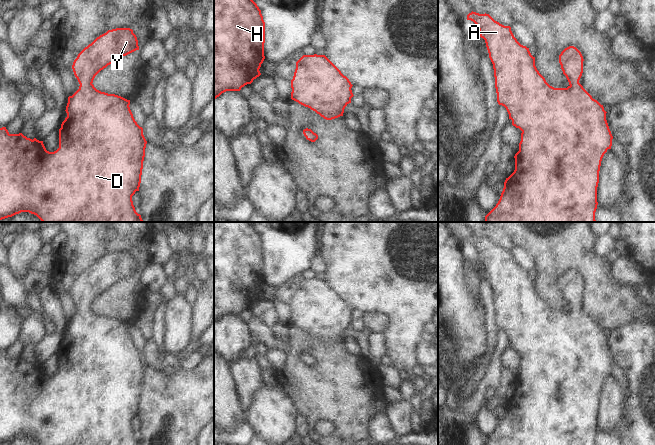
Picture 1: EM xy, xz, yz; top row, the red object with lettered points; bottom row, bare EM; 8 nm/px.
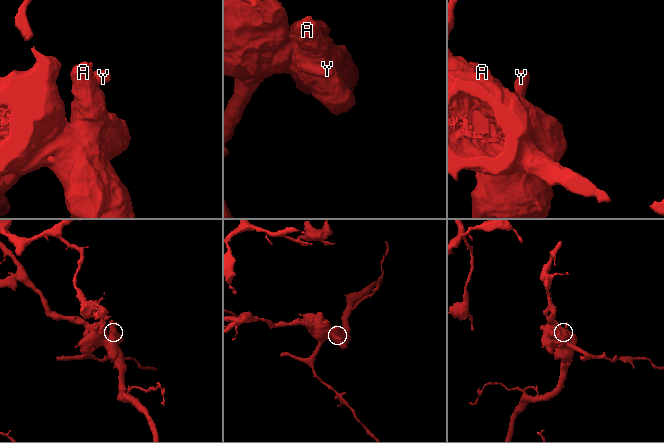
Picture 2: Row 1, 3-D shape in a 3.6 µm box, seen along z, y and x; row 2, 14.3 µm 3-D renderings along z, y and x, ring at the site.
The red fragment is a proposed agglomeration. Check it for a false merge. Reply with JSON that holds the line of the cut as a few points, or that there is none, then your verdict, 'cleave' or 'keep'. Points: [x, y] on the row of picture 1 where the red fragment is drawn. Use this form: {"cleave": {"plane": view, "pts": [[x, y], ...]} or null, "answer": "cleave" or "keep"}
{"cleave": null, "answer": "keep"}

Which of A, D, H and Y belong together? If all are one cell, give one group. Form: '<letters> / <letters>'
A D H Y

